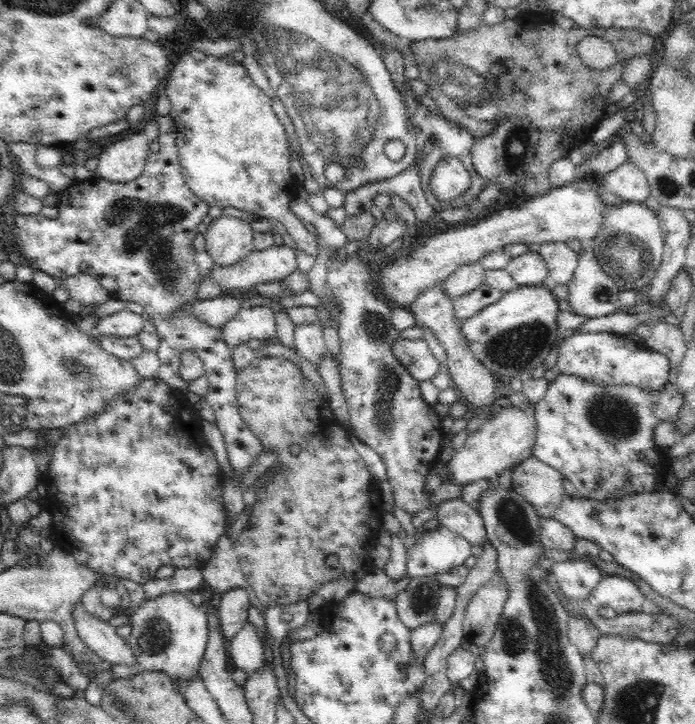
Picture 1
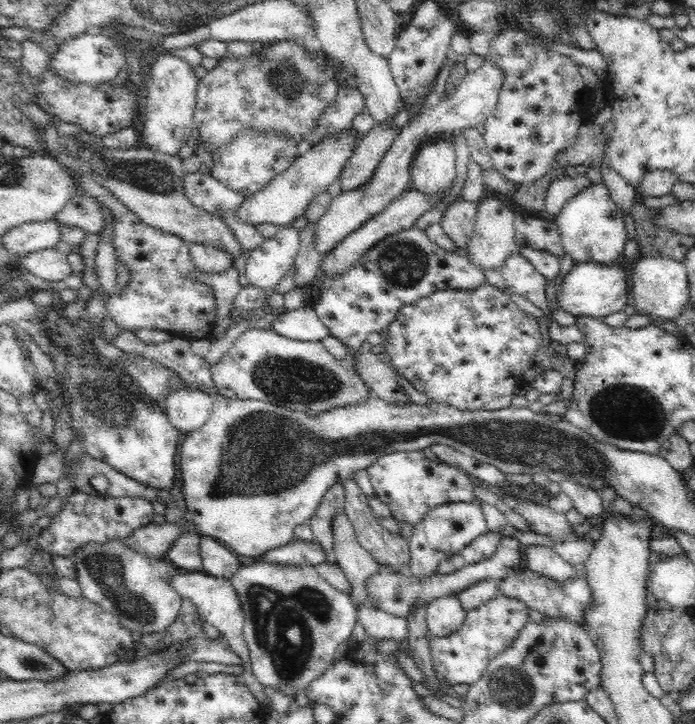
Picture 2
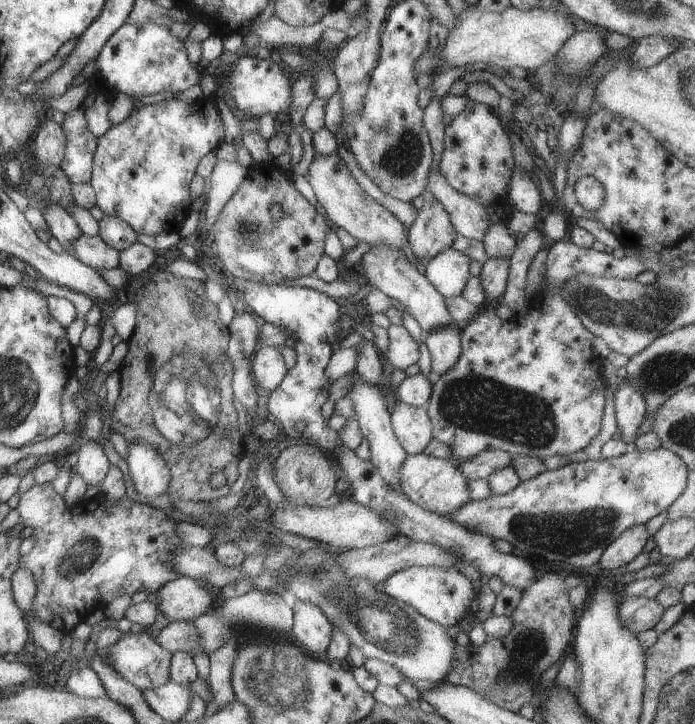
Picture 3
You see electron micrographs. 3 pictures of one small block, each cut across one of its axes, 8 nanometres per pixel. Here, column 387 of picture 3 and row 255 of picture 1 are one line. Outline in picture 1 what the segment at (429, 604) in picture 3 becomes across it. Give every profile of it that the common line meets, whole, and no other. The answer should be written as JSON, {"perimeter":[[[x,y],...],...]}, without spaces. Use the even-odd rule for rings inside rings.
{"perimeter":[[[584,244],[577,252],[577,263],[572,280],[567,285],[570,292],[568,302],[576,311],[574,314],[596,318],[616,313],[620,308],[619,283],[616,283],[605,270],[599,265],[599,260],[594,254],[594,248],[590,244]]]}

